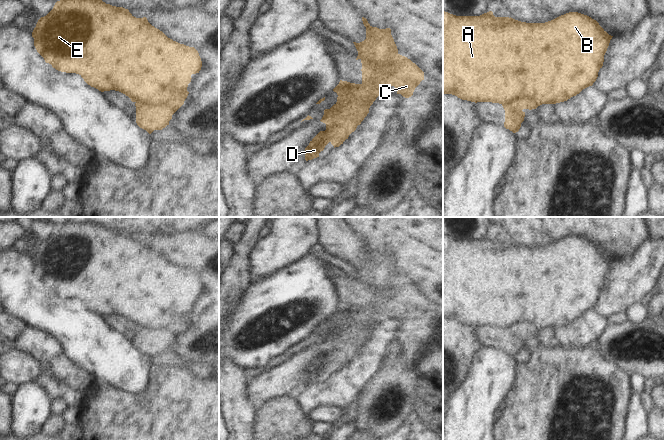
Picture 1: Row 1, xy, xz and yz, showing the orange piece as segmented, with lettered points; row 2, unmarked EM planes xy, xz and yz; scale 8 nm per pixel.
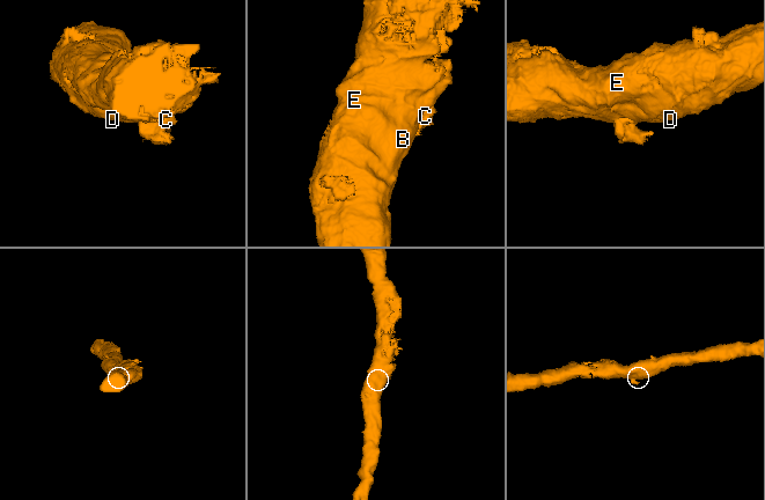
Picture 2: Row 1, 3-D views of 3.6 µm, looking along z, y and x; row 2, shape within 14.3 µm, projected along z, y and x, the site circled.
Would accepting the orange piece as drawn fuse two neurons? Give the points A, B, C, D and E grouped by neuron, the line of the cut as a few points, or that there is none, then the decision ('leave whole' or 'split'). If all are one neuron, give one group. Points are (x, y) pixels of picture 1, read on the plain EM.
groups A B D E / C; cut xy (186, 314), (181, 318), (160, 326), (136, 326); split

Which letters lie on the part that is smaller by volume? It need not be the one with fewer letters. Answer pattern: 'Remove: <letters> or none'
Remove: C

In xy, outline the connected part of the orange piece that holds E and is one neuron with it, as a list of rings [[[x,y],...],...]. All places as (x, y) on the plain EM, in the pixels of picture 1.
[[[67,222],[57,225],[53,233],[46,240],[41,241],[38,244],[36,251],[32,256],[32,261],[34,262],[34,270],[37,276],[44,282],[46,287],[51,288],[52,291],[56,294],[66,297],[79,298],[91,311],[94,311],[101,316],[110,314],[119,315],[128,320],[132,326],[147,325],[151,327],[161,327],[164,325],[168,325],[175,320],[182,319],[185,315],[187,315],[188,308],[191,306],[192,303],[191,299],[199,297],[202,291],[201,282],[198,275],[194,271],[180,268],[168,262],[162,255],[152,250],[148,246],[146,241],[136,242],[129,236],[128,233],[112,230],[110,228],[106,228],[102,224],[93,222]]]

